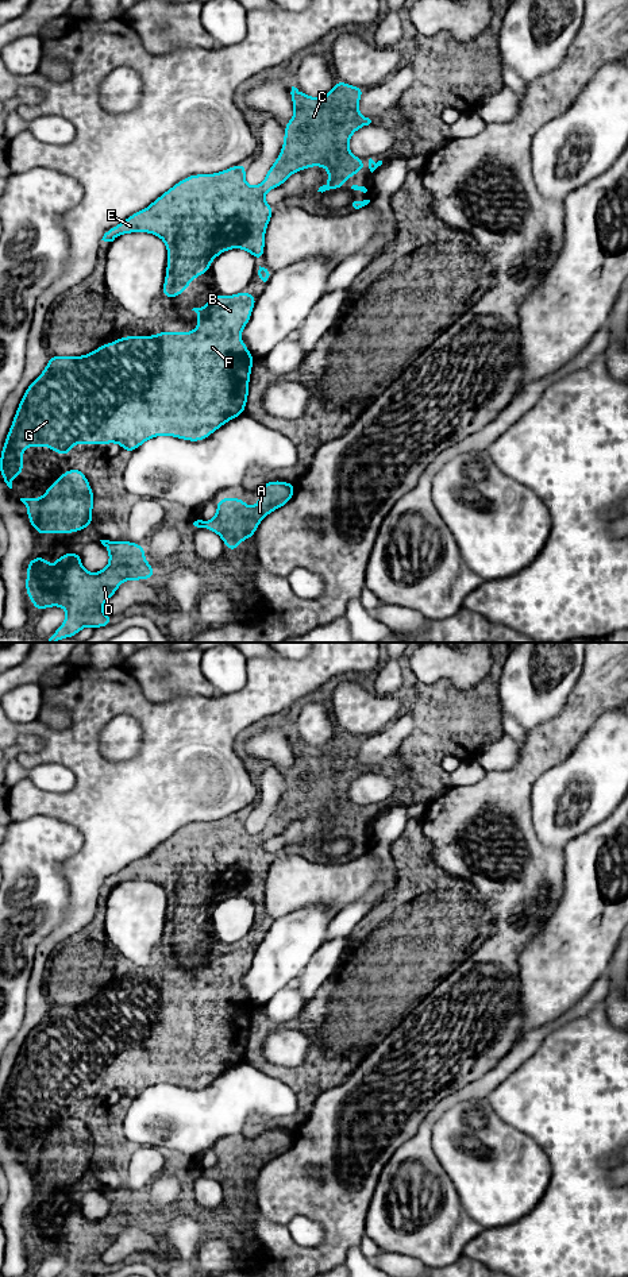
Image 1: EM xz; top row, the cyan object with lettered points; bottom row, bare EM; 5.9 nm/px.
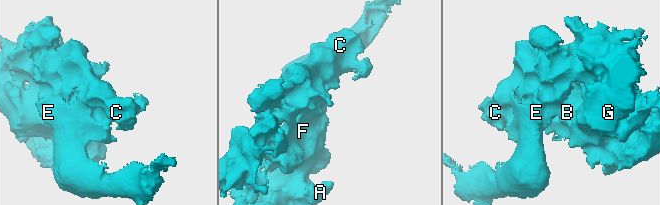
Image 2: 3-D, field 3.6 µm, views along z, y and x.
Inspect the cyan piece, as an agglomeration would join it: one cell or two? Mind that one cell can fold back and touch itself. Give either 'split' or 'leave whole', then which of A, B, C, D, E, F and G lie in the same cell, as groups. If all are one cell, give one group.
leave whole; A B C D E F G

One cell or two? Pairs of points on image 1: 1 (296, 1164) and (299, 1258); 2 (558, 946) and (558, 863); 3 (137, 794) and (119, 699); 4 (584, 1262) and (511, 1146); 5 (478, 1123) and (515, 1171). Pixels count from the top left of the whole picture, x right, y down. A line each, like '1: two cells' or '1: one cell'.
1: one cell
2: two cells
3: one cell
4: two cells
5: one cell

